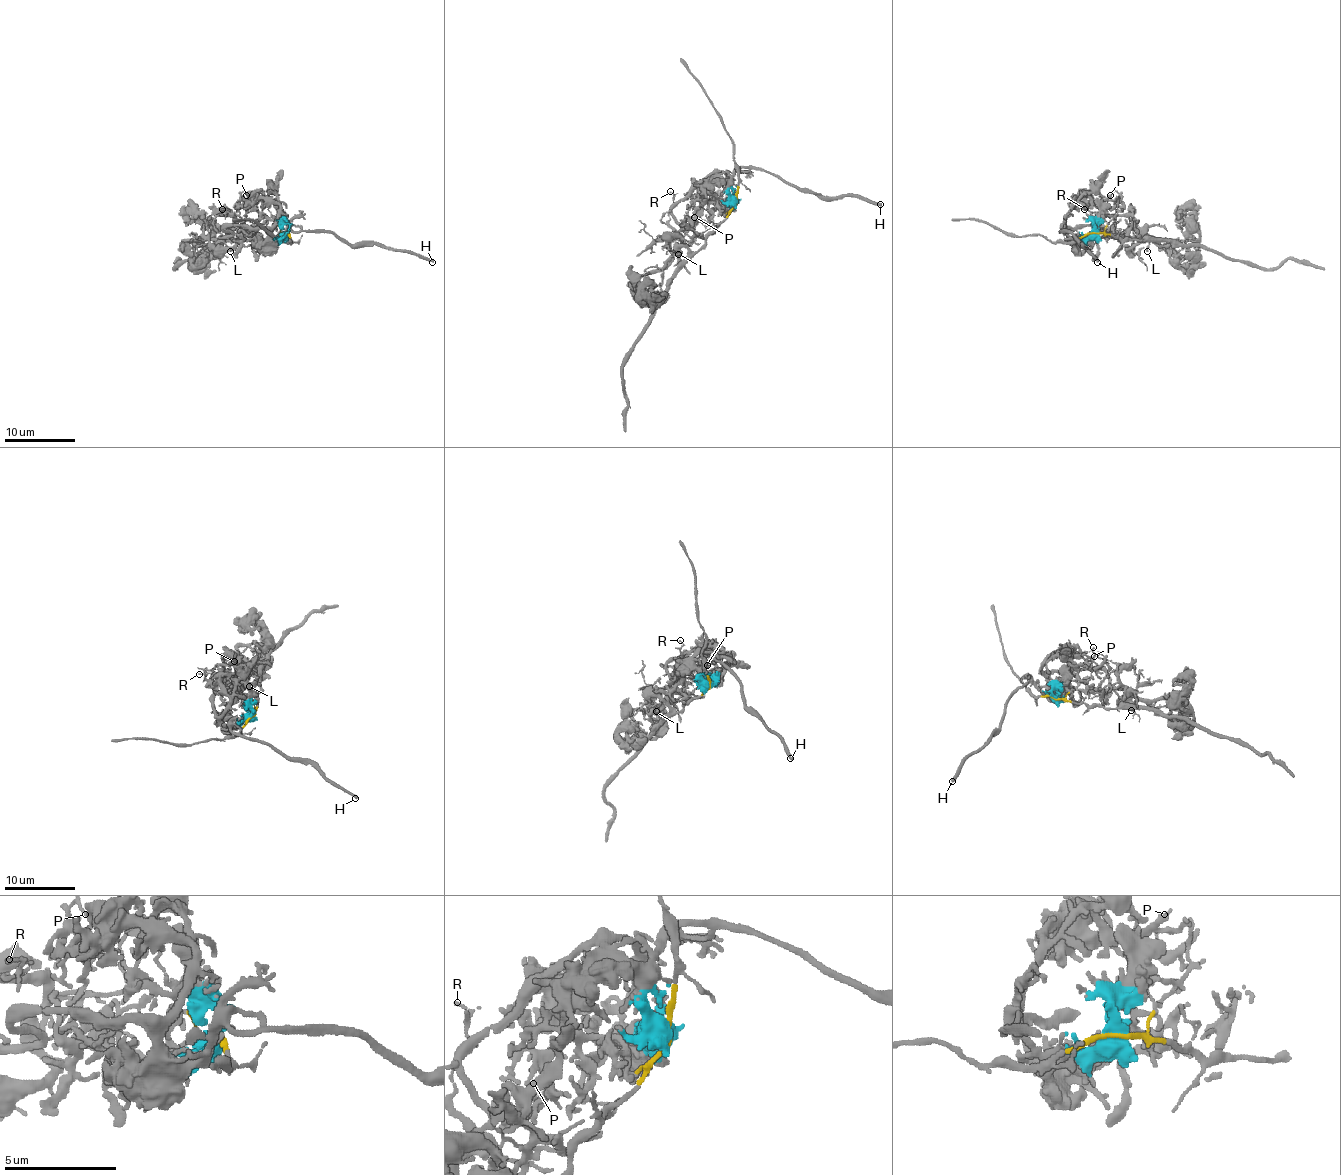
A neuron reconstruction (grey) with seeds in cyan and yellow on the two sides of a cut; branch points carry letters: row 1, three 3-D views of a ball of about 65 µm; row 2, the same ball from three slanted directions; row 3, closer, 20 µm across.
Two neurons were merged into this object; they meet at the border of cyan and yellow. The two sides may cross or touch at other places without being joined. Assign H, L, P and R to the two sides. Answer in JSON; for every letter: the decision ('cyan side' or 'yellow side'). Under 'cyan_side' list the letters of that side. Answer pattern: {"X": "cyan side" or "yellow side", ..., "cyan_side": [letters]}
{"H": "cyan side", "L": "yellow side", "P": "cyan side", "R": "yellow side", "cyan_side": ["H", "P"]}

